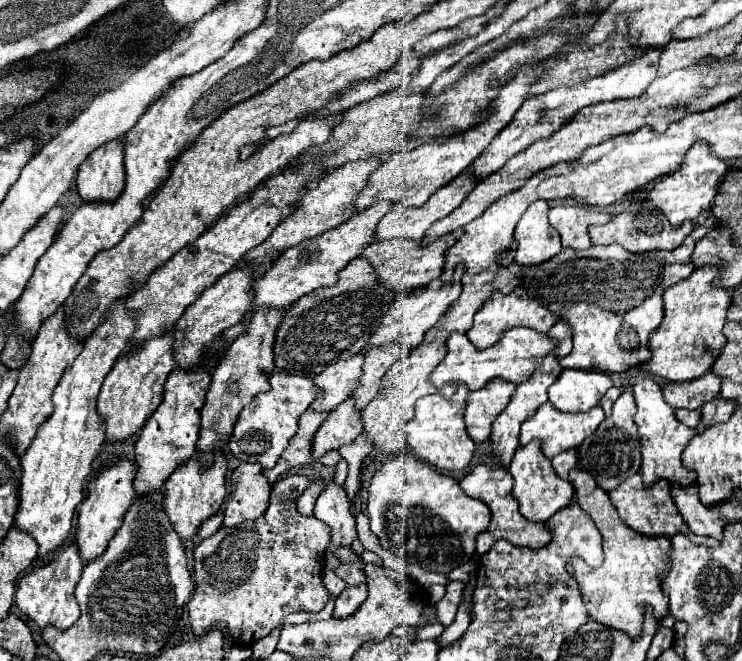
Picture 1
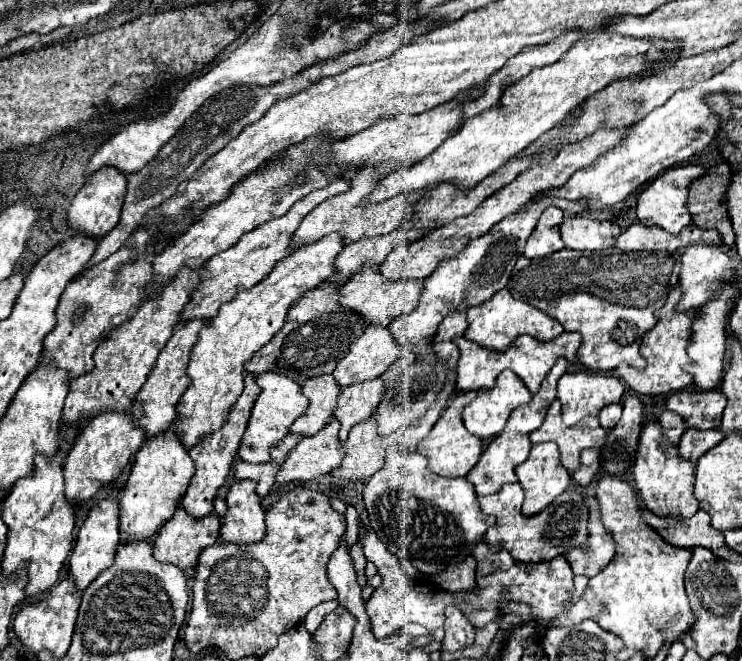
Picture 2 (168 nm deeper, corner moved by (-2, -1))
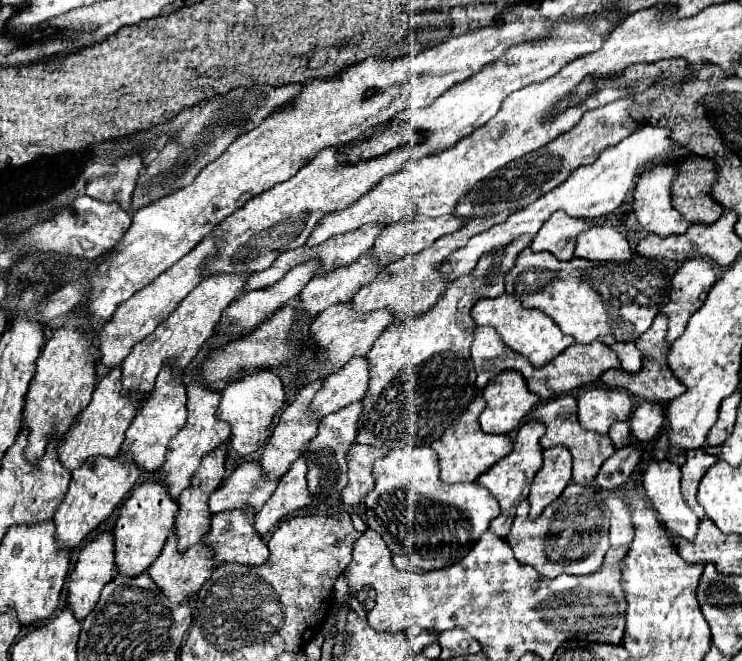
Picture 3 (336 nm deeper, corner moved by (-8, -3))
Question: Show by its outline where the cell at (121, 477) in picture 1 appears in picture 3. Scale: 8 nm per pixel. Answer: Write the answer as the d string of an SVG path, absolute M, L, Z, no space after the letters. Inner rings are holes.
M103 532L99 534L93 542L89 542L87 546L83 546L79 550L79 558L77 564L69 576L67 582L67 604L69 610L73 610L77 620L83 620L97 604L101 588L105 584L109 584L109 580L115 578L115 552L113 552L113 534L111 532Z

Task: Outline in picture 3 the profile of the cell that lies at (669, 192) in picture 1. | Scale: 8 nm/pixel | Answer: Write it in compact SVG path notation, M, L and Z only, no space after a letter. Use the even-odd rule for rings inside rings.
M659 164L657 168L651 168L649 172L641 174L641 180L635 186L633 192L633 212L639 220L639 224L653 234L659 236L671 236L671 234L683 234L689 228L689 222L671 206L671 184L677 176L677 168L673 168L671 164L663 166Z

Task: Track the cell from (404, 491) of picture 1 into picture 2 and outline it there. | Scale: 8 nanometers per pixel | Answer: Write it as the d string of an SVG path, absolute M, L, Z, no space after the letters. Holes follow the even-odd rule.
M387 450L385 466L363 488L363 500L369 512L369 526L391 554L409 560L425 574L437 574L451 564L461 564L471 554L475 540L493 526L495 518L481 510L467 478L443 478L425 466L427 458L417 452Z

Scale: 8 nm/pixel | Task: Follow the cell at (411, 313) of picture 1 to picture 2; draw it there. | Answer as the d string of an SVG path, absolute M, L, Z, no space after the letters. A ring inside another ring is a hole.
M369 326L365 334L351 344L347 356L339 362L333 376L339 386L371 380L381 376L405 352L409 350L391 338L389 326Z

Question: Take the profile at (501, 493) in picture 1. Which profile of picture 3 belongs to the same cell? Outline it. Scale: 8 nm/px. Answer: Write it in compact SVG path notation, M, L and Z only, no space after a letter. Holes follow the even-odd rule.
M571 482L563 490L563 494L545 510L545 512L559 512L557 516L547 520L545 536L525 536L523 534L523 530L529 530L529 505L528 499L519 504L517 516L515 516L517 528L513 528L513 532L507 536L507 542L509 542L511 550L515 552L515 558L521 564L533 566L545 578L557 578L559 574L591 574L603 564L603 556L609 548L609 538L607 538L609 526L605 524L607 514L599 514L599 506L605 506L601 490L593 488L591 484L579 486L579 484ZM573 512L577 514L573 518L573 522L561 518L561 514L569 516ZM555 526L563 526L559 534L553 534L553 532L557 532ZM519 534L523 534L523 536L519 536Z

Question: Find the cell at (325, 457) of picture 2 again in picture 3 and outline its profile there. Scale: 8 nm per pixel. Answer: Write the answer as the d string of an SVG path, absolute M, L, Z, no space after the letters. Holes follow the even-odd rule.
M299 458L291 464L287 474L281 476L269 502L255 514L255 532L259 536L265 536L287 514L311 504L305 472L307 472L307 462Z

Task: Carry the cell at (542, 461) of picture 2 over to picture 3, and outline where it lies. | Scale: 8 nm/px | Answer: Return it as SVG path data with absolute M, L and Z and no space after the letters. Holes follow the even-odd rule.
M553 446L543 452L543 466L535 474L529 504L529 518L535 520L547 504L551 504L571 482L571 456L565 446Z

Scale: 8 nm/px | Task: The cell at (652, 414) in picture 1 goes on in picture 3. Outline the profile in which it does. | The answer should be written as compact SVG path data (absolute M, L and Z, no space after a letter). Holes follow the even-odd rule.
M649 460L647 462L647 470L643 474L643 488L645 488L645 494L649 498L649 502L653 504L661 524L665 526L665 530L671 534L671 536L681 536L685 540L693 540L695 534L697 534L697 526L699 526L699 520L697 516L691 512L691 508L685 504L683 496L681 496L681 486L679 486L679 480L681 480L681 472L679 472L679 466L675 466L673 462L669 460L663 460L663 462L655 462L655 460Z

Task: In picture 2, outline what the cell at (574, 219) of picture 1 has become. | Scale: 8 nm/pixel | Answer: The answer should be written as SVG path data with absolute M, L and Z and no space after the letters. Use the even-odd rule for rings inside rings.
M565 216L559 230L565 248L571 250L603 250L613 246L615 238L621 234L619 224L611 220L593 220L583 216Z

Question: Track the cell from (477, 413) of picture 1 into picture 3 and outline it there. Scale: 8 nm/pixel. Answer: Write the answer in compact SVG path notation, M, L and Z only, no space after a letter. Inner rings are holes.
M501 372L483 390L487 402L479 416L481 430L487 434L511 434L523 416L533 410L541 398L531 394L521 372Z

